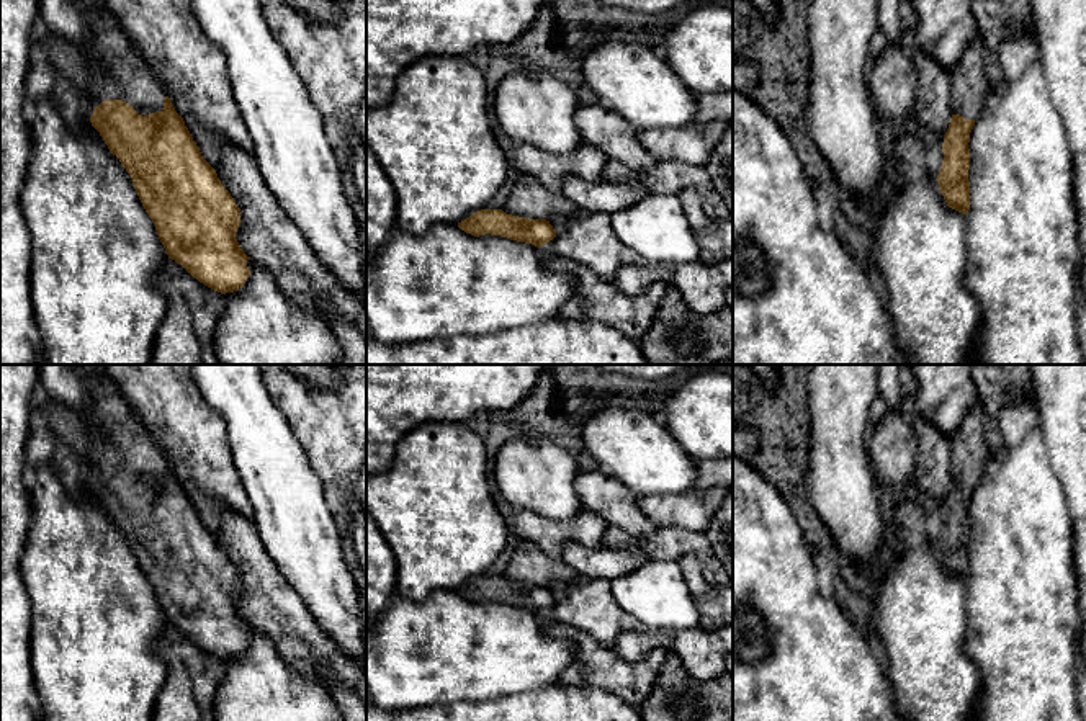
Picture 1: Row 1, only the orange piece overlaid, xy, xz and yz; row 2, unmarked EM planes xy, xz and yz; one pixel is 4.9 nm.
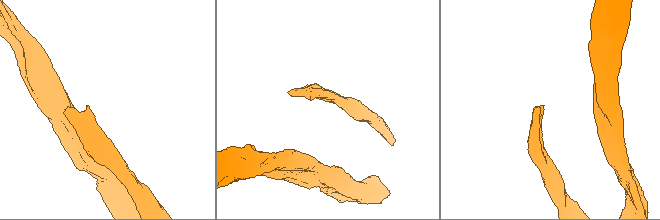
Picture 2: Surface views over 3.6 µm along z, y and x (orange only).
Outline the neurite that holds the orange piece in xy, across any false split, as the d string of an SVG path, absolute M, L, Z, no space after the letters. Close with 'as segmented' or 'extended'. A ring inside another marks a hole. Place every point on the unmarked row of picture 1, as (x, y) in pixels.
M110 376L92 381L90 405L92 409L82 415L90 435L90 450L83 455L90 489L132 544L165 620L200 649L221 661L240 656L250 641L245 629L250 623L236 605L240 577L234 564L203 525L136 407Z; extended

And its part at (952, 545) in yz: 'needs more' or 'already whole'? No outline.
needs more

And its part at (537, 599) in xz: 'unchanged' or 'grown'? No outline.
unchanged

